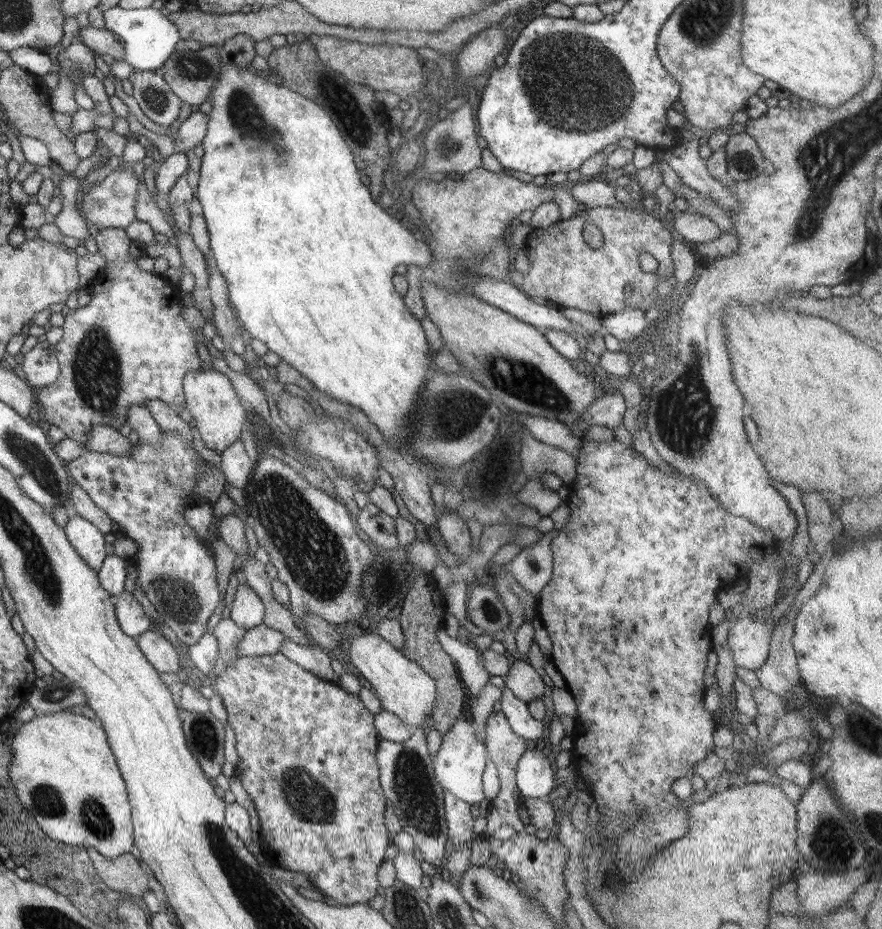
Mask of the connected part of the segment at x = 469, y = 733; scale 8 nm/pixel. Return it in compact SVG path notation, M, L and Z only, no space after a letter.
M458 716L453 721L451 728L441 736L439 750L431 760L435 779L443 790L469 805L477 805L480 800L483 800L482 775L488 757L485 746L475 738L473 726L469 726L465 718Z

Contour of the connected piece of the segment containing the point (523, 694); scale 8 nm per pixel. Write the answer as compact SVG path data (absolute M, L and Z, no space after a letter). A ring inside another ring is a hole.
M511 661L505 677L502 678L507 690L522 702L528 703L544 696L545 685L528 661Z

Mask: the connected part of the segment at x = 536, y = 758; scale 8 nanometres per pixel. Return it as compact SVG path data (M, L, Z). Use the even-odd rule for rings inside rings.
M528 745L519 758L514 780L524 799L546 798L556 786L553 770L536 745Z

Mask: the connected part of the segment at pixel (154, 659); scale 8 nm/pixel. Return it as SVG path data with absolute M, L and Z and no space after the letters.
M152 627L151 630L143 632L137 638L136 645L158 673L173 674L180 669L174 647L157 628Z

